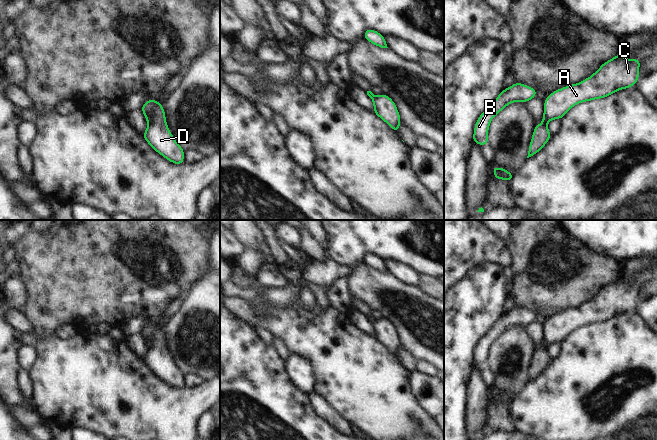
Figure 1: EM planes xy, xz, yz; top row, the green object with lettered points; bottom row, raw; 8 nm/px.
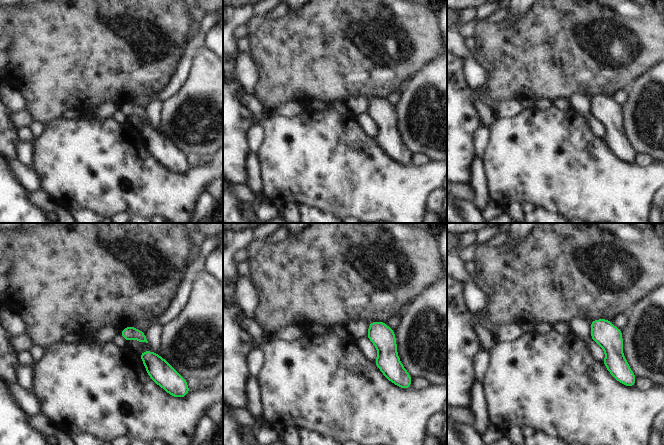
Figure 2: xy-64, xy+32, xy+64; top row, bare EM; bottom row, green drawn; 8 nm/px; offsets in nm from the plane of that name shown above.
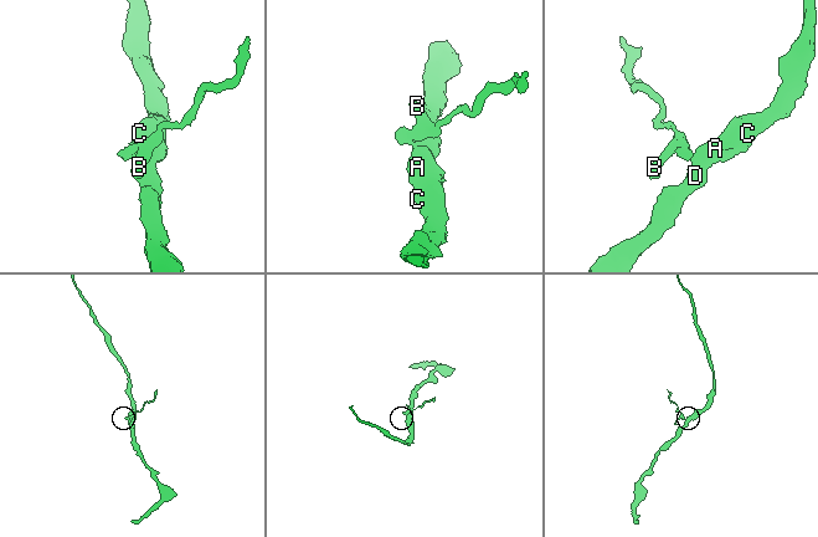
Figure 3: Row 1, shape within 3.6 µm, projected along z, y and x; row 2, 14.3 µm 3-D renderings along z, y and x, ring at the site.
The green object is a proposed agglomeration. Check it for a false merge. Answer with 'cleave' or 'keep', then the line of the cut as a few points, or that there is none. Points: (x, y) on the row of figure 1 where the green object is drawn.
cleave; cut in xy along (145, 114), (149, 120), (148, 124)

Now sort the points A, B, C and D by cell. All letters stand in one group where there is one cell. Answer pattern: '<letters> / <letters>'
A C D / B

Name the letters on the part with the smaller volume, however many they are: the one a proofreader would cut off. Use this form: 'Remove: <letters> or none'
Remove: B

